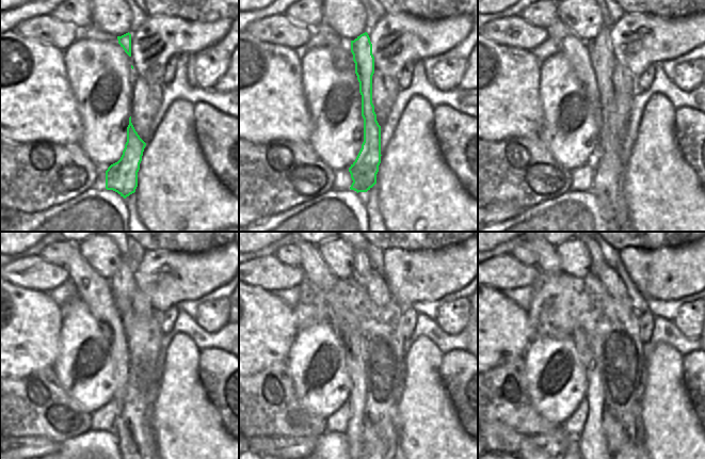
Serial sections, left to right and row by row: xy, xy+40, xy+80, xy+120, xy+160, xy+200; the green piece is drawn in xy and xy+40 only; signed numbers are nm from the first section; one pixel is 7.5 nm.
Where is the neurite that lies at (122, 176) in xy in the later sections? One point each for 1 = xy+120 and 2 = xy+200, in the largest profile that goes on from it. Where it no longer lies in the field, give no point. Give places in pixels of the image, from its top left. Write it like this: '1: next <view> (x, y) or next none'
1: next xy+120 (123, 283)
2: next xy+200 (595, 253)

